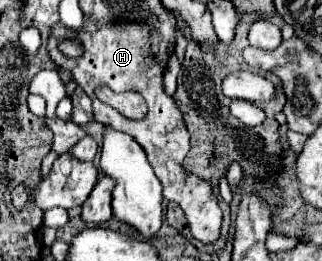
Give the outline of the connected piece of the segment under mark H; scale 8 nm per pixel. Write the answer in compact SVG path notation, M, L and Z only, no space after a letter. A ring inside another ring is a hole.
M84 16L84 28L76 34L76 38L84 44L86 52L82 58L66 58L60 50L58 50L58 42L66 36L66 38L74 38L72 30L68 30L62 22L54 24L48 36L48 54L52 58L52 62L56 66L62 66L66 70L70 70L72 78L78 82L78 86L82 86L82 90L92 98L92 108L94 108L94 120L110 126L114 130L120 130L124 134L130 134L148 154L148 162L154 168L154 174L158 176L160 184L162 184L162 194L164 200L168 202L178 202L180 208L184 210L192 236L212 244L218 240L220 236L220 226L222 226L222 210L218 206L218 200L212 192L212 186L208 180L196 176L196 174L188 174L182 166L182 160L186 158L188 150L190 150L190 134L186 130L180 106L176 104L176 100L172 96L166 94L164 90L164 72L166 66L160 64L154 56L154 52L150 50L150 34L154 32L154 28L146 22L124 22L124 20L114 20L114 22L104 22L98 26L98 22L94 18ZM92 82L106 82L110 88L126 88L126 90L138 90L148 106L148 112L142 120L130 120L126 116L122 116L118 110L106 106L104 102L100 102L94 96L94 86Z

